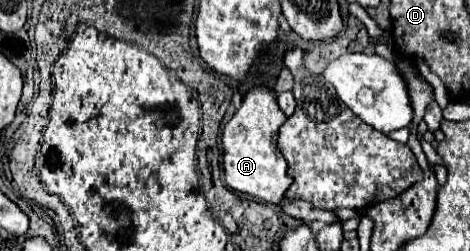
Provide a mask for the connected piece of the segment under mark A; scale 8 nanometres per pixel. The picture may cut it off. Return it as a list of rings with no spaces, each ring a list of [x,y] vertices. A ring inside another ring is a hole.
[[[257,86],[243,98],[241,108],[225,124],[221,136],[223,172],[225,172],[225,182],[231,190],[255,196],[267,204],[281,202],[281,198],[285,196],[287,188],[293,182],[287,174],[287,162],[275,144],[277,130],[285,120],[287,116],[279,110],[271,90]]]

